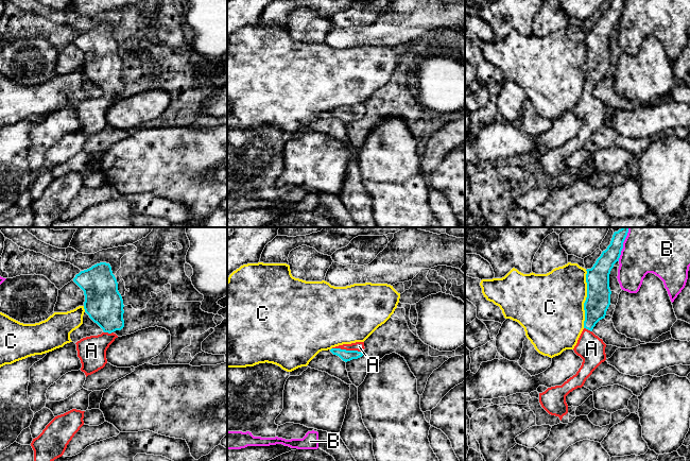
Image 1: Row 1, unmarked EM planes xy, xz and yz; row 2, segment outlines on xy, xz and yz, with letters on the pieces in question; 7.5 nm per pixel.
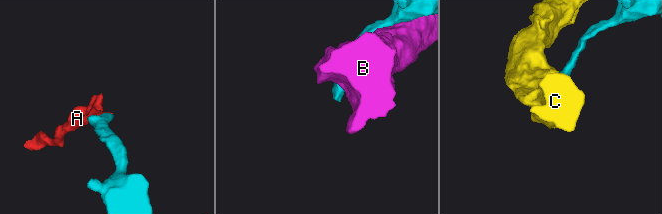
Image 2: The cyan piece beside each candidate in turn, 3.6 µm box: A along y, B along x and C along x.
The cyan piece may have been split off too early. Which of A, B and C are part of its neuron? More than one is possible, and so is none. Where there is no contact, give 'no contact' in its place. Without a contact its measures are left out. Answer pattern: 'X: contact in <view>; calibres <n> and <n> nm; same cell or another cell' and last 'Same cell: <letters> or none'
A: contact in xz; calibres 80 and 70 nm; same cell
B: contact in yz; calibres 140 and 460 nm; another cell
C: contact in yz; calibres 190 and 440 nm; another cell
Same cell: A

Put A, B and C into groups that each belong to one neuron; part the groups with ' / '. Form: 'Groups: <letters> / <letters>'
Groups: A / B / C

